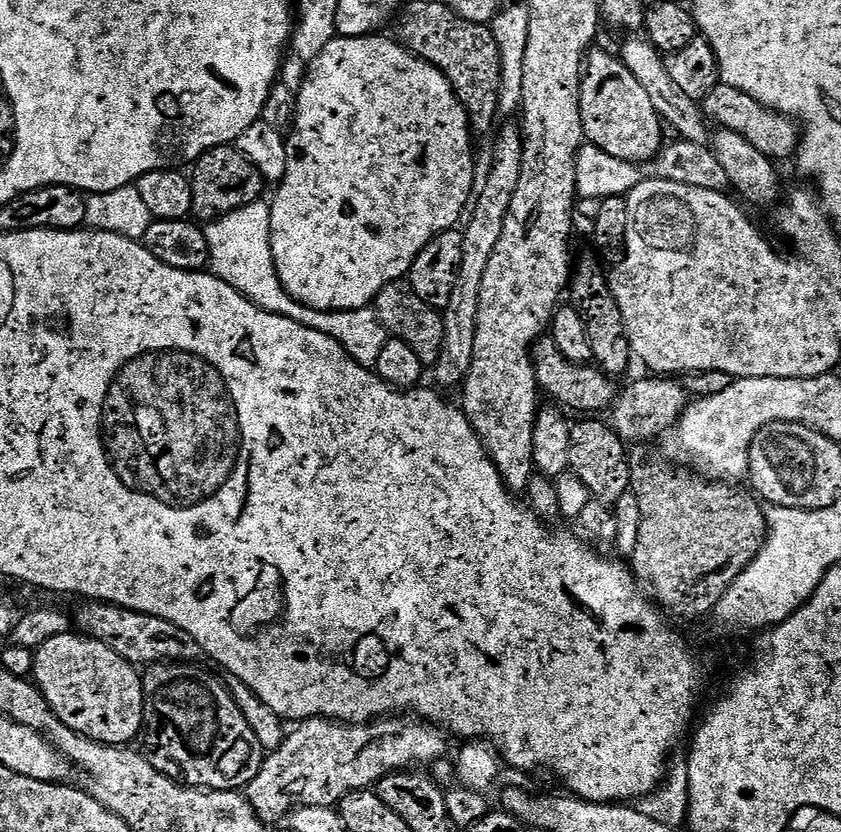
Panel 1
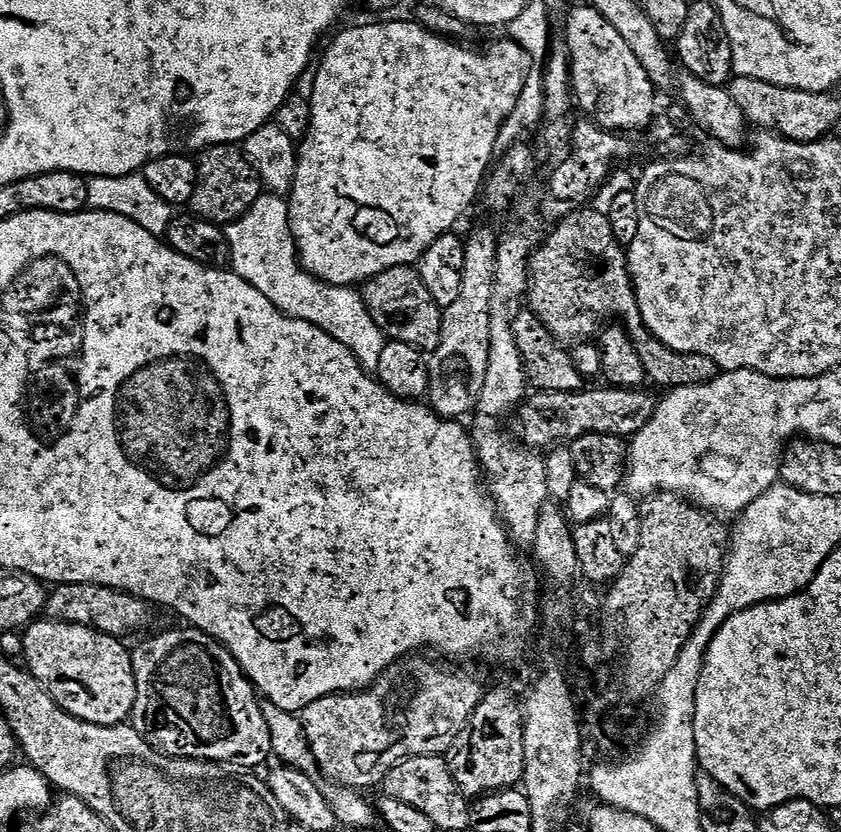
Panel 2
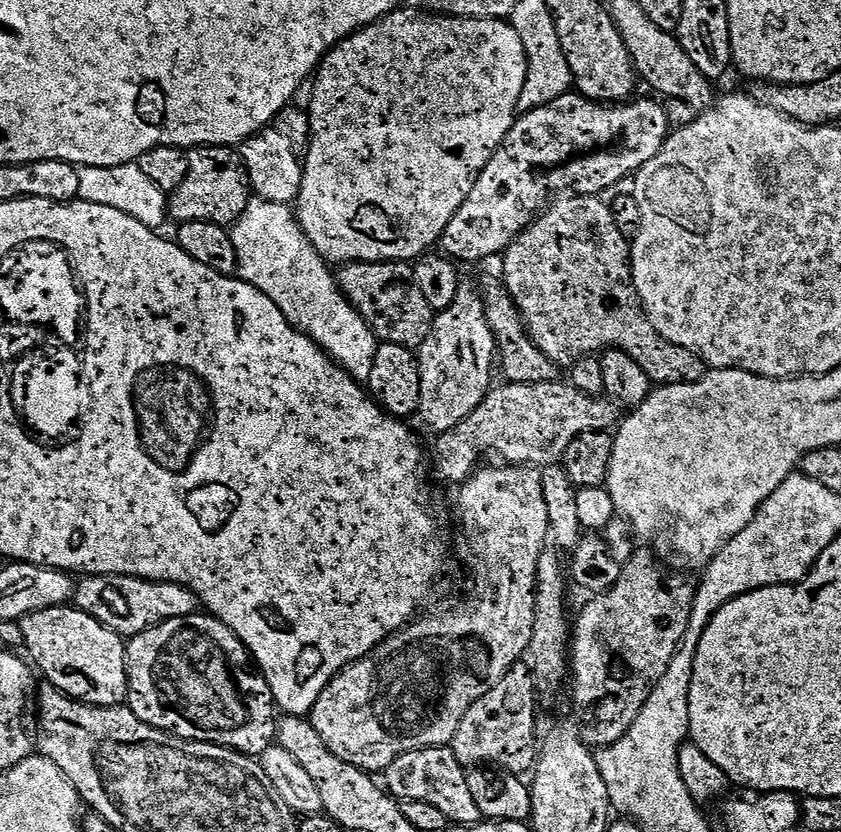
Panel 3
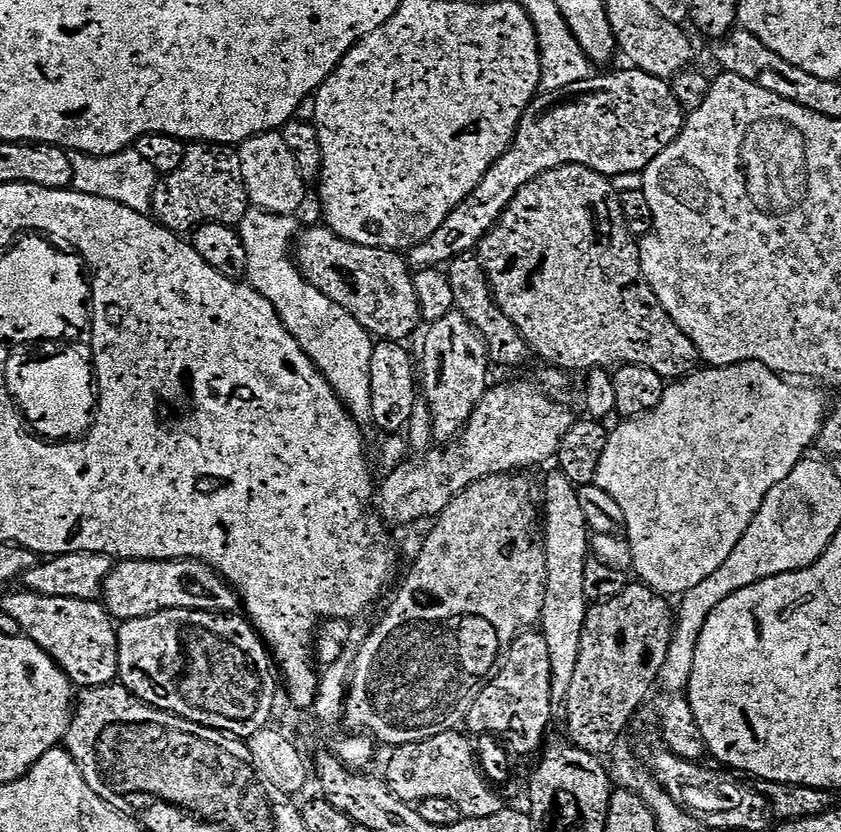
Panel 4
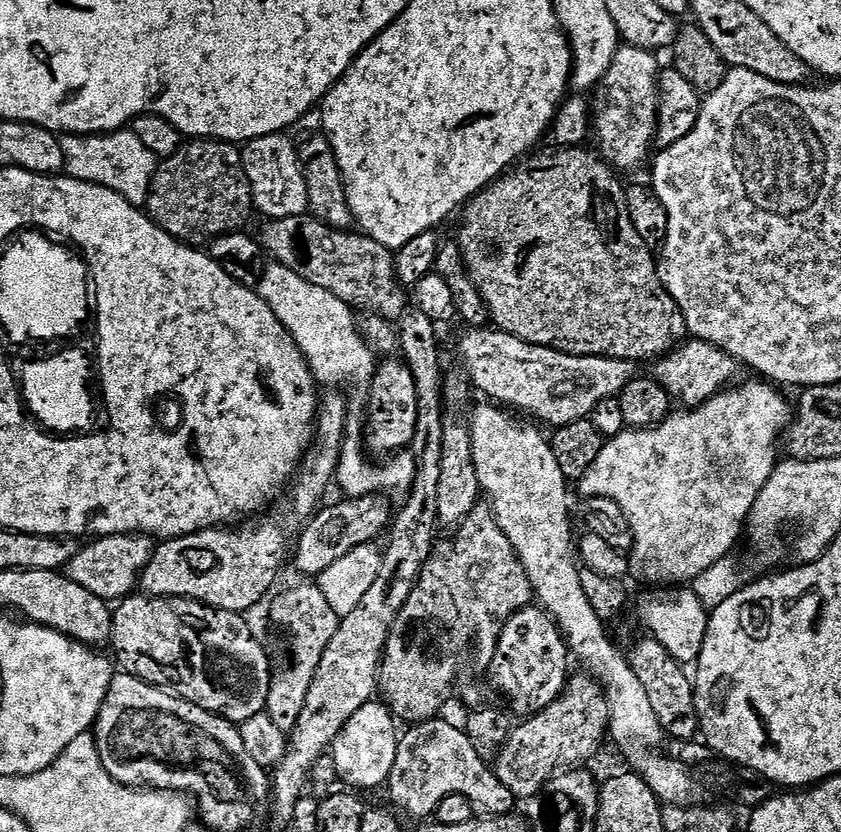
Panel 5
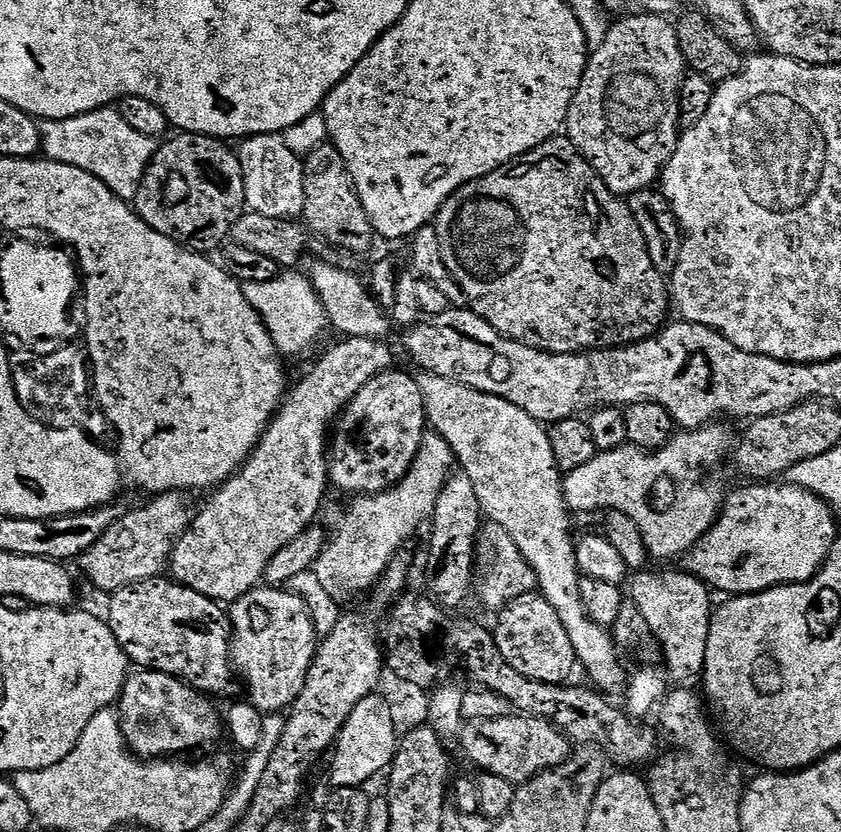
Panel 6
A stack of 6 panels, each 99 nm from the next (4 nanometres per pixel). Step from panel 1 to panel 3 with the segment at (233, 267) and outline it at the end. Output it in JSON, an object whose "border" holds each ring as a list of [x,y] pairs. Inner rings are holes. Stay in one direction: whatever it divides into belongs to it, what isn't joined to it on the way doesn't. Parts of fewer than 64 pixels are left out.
{"border":[[[253,195],[248,201],[246,210],[242,210],[236,223],[231,225],[230,231],[234,250],[238,254],[239,279],[245,280],[250,286],[266,294],[266,298],[270,298],[270,302],[274,302],[274,306],[282,310],[282,314],[293,328],[300,329],[316,341],[356,380],[366,382],[370,378],[370,370],[374,370],[374,354],[378,347],[378,337],[341,291],[328,261],[320,257],[318,250],[314,250],[310,238],[306,238],[302,226],[296,221],[295,211],[288,204],[264,200],[260,196]]]}

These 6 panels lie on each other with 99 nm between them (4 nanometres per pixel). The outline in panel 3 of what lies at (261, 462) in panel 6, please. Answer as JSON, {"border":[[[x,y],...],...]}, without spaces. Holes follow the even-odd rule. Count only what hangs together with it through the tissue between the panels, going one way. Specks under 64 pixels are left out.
{"border":[[[84,576],[76,586],[74,607],[90,614],[90,618],[98,618],[102,626],[110,626],[120,636],[131,638],[167,620],[193,615],[198,597],[180,584],[163,584],[137,576]]]}

